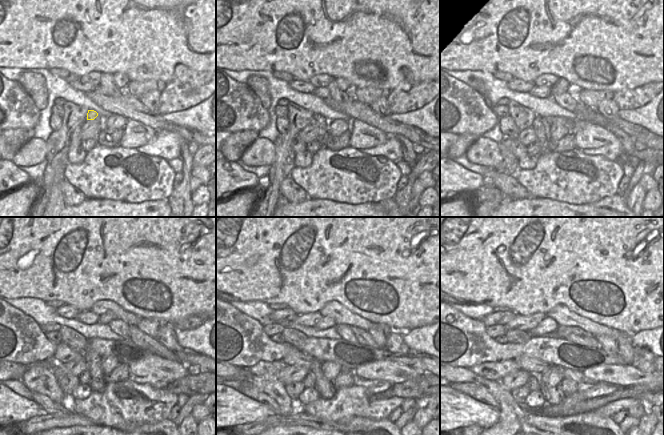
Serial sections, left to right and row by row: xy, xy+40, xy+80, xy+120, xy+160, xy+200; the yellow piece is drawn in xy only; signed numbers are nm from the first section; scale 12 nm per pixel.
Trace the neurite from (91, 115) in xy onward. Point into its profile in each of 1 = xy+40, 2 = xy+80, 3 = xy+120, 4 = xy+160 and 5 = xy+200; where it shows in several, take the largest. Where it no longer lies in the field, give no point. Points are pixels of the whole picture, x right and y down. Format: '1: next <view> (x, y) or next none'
1: next xy+40 (321, 122)
2: next xy+80 (542, 128)
3: next xy+120 (93, 360)
4: next xy+160 (325, 389)
5: next xy+200 (552, 395)

